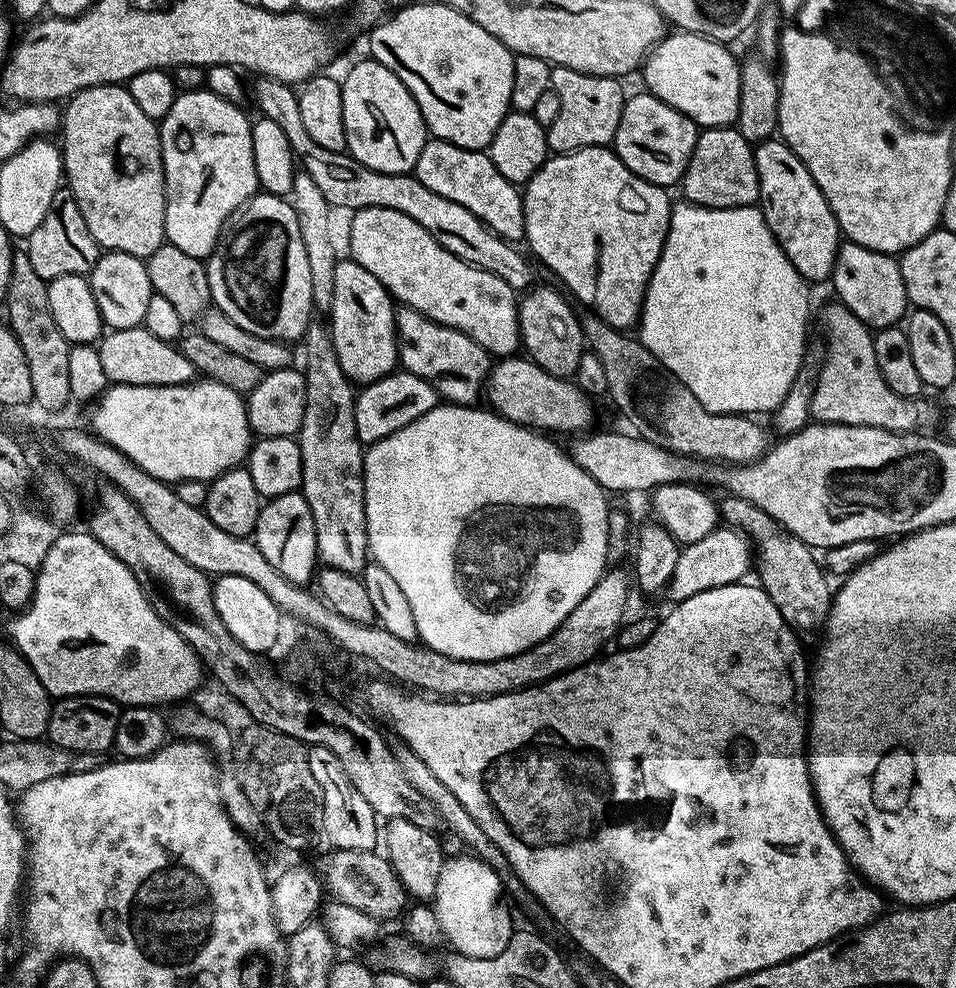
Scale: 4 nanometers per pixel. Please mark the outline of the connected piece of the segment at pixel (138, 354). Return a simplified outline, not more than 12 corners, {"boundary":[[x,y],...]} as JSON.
{"boundary":[[143,326],[99,341],[112,384],[178,386],[198,376],[175,343]]}

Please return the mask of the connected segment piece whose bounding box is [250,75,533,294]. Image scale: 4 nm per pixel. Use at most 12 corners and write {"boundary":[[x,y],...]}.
{"boundary":[[250,84],[333,209],[398,210],[450,254],[529,291],[532,268],[466,206],[415,174],[318,146],[297,89]]}

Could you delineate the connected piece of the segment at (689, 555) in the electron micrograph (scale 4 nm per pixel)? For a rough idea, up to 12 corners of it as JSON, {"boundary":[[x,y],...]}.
{"boundary":[[718,526],[681,547],[666,589],[679,602],[738,584],[754,564],[749,537]]}

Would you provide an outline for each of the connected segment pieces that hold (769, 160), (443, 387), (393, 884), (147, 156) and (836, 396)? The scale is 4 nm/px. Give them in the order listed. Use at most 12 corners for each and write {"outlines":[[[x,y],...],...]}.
{"outlines":[[[779,138],[755,145],[758,207],[794,270],[827,281],[842,233]],[[396,308],[399,367],[472,406],[494,360],[474,338]],[[335,849],[318,862],[337,901],[387,922],[408,891],[379,851]],[[124,84],[69,97],[67,187],[101,249],[166,243],[160,129]],[[839,302],[820,312],[812,420],[928,430],[936,408],[894,394],[873,329]]]}

